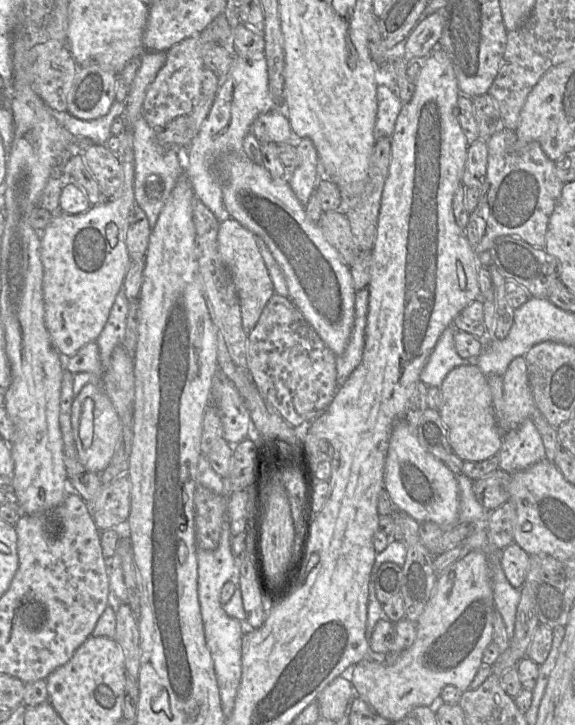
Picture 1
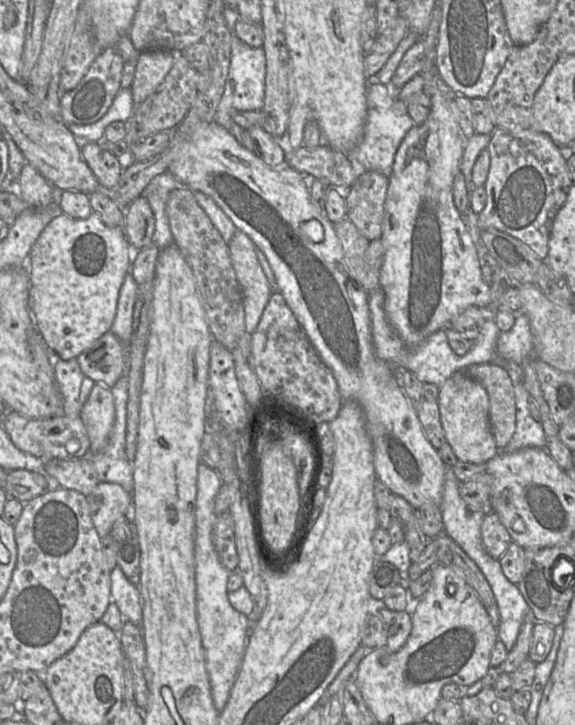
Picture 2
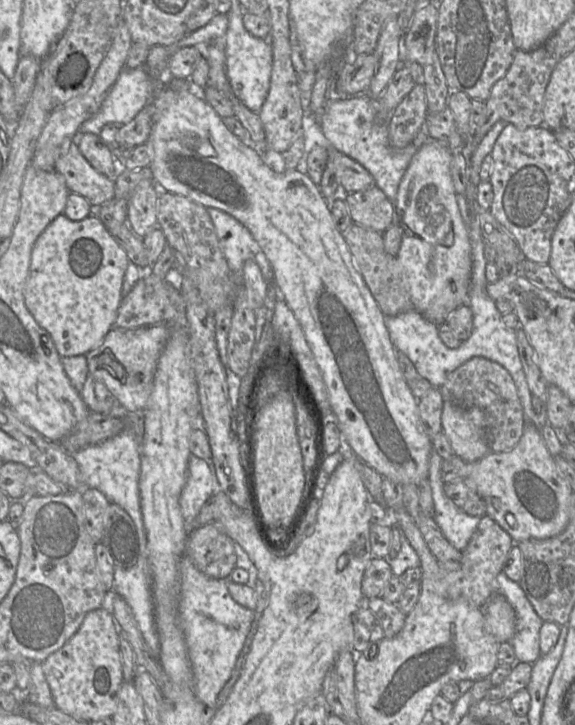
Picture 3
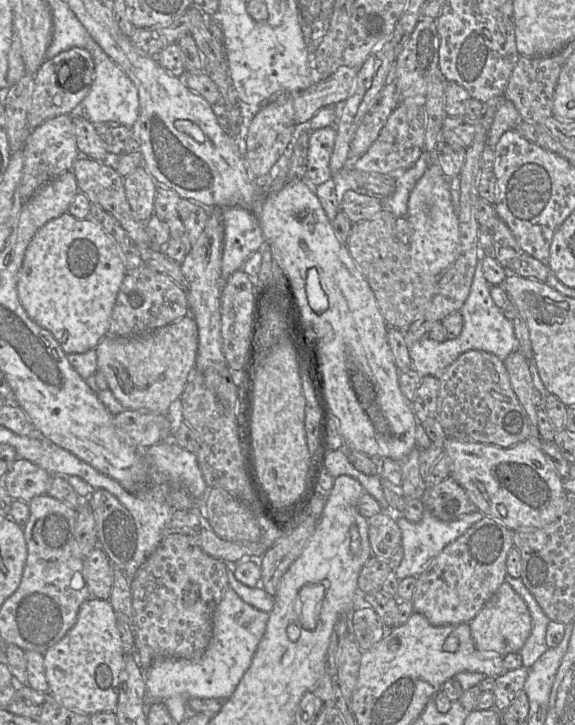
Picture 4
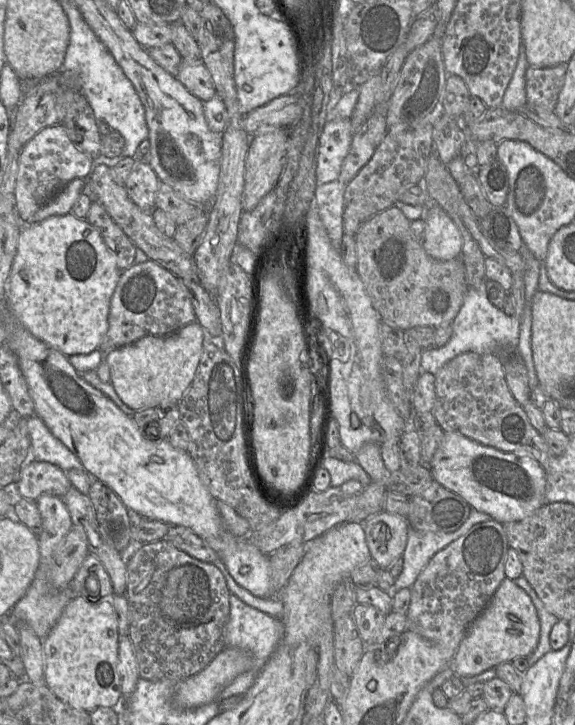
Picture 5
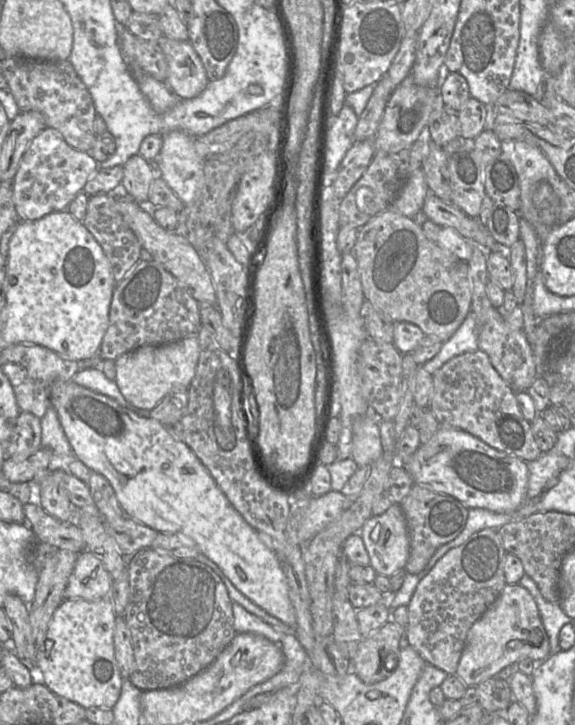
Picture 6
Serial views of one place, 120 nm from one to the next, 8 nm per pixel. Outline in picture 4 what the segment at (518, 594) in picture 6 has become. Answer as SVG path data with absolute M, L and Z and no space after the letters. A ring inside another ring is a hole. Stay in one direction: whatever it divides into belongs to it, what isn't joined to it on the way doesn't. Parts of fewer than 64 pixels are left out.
M507 582L500 585L496 593L486 602L469 625L475 647L481 653L502 657L510 653L520 653L532 629L527 605Z

